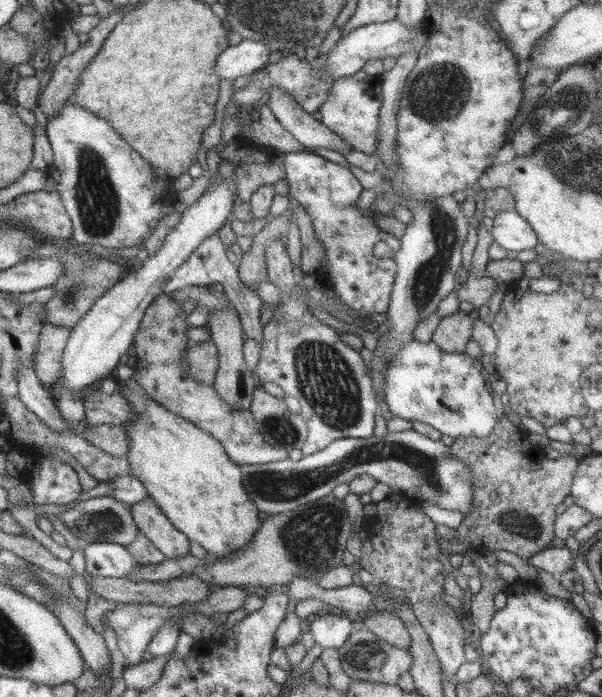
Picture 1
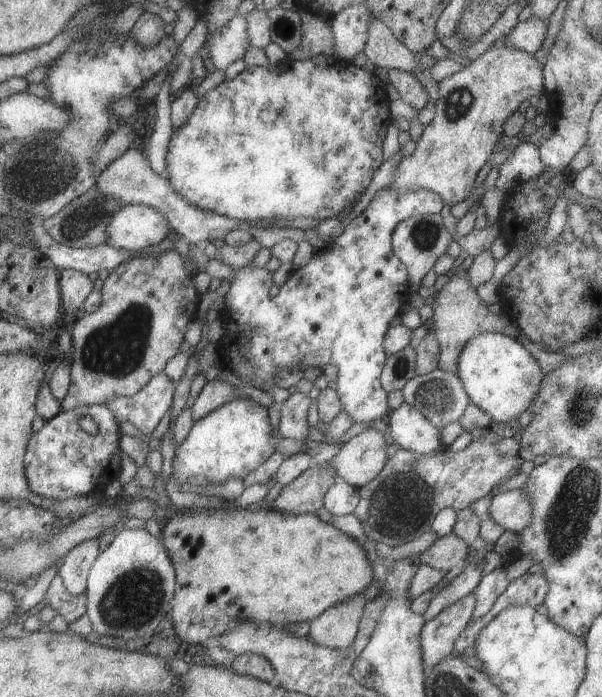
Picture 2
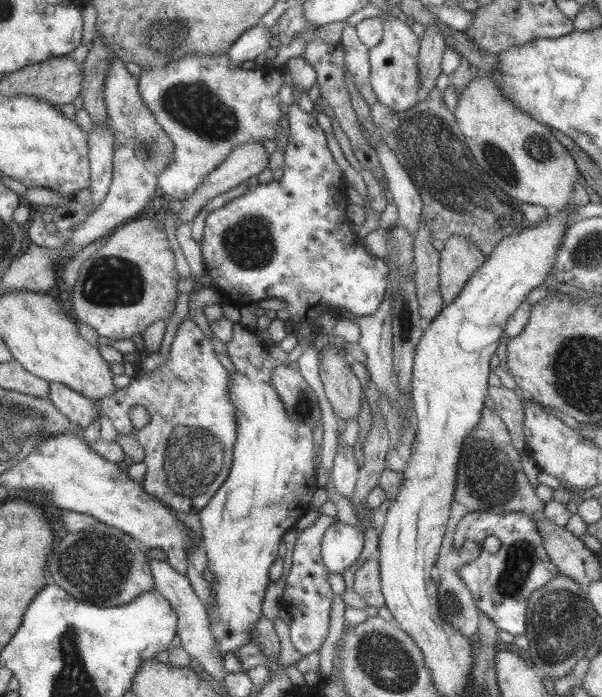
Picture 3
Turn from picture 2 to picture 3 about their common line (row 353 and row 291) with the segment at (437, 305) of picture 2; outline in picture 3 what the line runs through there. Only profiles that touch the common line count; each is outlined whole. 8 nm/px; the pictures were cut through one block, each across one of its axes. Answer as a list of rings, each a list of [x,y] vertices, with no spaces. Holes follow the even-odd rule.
[[[451,236],[438,252],[438,289],[444,305],[452,302],[467,278],[483,264],[484,254],[465,236]]]

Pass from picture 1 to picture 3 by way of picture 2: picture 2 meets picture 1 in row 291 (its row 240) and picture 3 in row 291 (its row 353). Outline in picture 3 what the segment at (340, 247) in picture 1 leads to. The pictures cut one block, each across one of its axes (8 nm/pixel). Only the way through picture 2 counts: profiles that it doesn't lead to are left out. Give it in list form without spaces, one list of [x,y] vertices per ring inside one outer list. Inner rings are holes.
[[[301,57],[289,58],[285,65],[293,79],[294,99],[293,104],[288,105],[289,134],[284,148],[282,177],[278,182],[271,180],[266,184],[258,183],[245,194],[209,212],[203,220],[199,251],[206,275],[227,302],[242,305],[251,300],[277,298],[285,302],[285,310],[291,315],[292,332],[297,334],[299,328],[318,332],[315,320],[327,310],[345,308],[356,317],[375,313],[385,298],[388,268],[383,258],[371,258],[365,251],[362,240],[351,232],[351,223],[344,213],[349,203],[345,197],[341,170],[327,149],[325,136],[316,118],[297,106],[300,94],[307,93],[316,81],[316,72]]]

